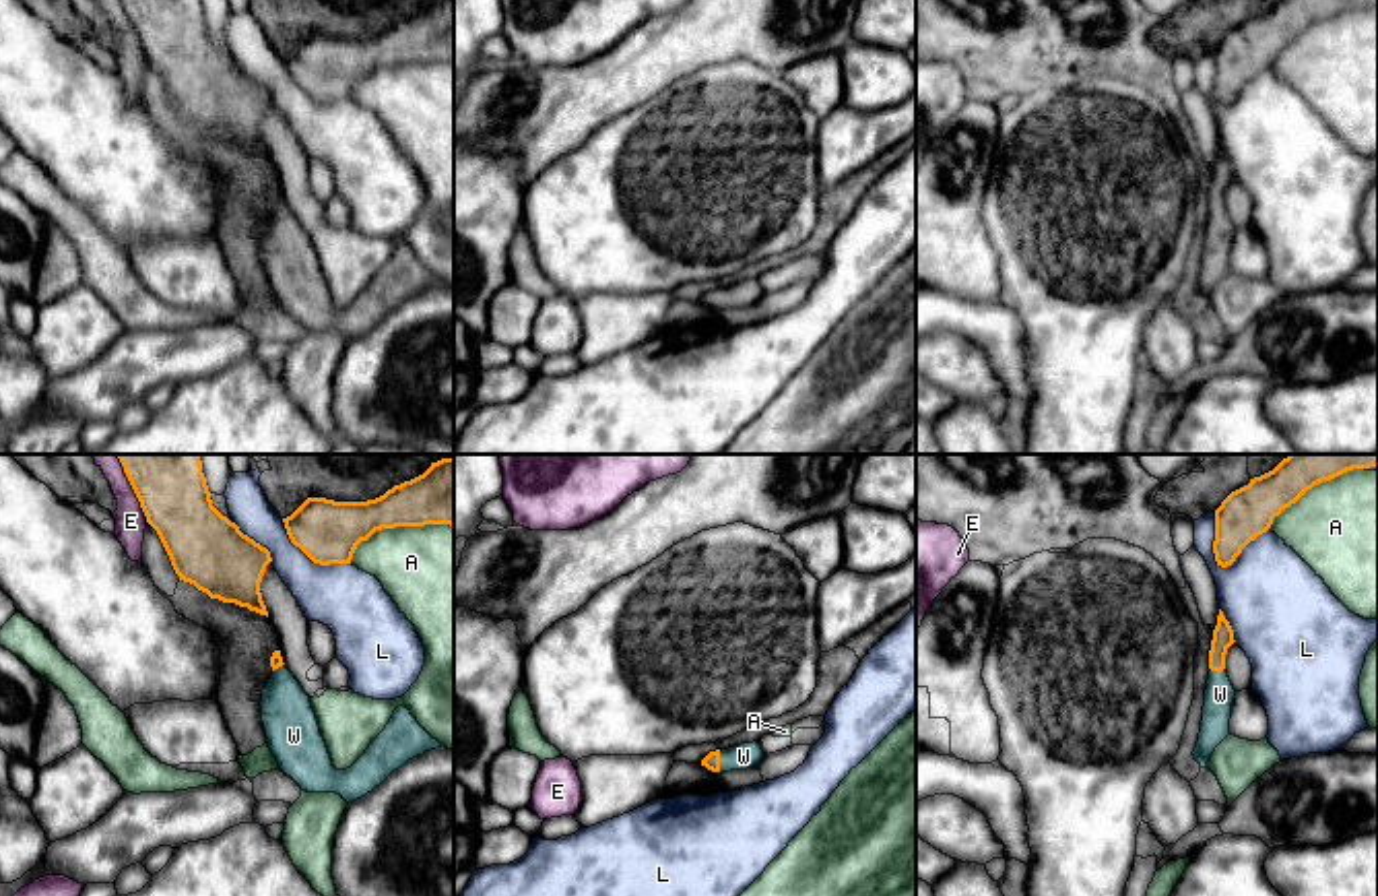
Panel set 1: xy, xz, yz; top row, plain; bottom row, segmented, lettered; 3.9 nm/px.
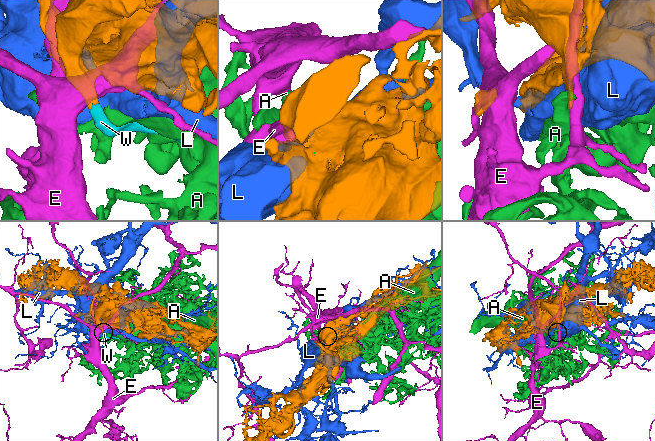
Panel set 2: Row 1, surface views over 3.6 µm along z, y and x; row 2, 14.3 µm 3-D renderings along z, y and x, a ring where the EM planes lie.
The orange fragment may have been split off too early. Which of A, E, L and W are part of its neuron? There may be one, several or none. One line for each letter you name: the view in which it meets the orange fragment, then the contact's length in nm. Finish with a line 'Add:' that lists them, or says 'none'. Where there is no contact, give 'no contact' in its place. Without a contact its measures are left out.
W: xz | 90 nm
Add: W

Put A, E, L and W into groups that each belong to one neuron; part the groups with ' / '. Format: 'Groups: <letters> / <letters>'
Groups: A / E / L / W

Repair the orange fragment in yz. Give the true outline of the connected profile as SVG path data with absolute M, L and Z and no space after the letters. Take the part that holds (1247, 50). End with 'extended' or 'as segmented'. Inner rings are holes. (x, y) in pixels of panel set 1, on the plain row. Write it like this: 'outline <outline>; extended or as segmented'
outline M1279 0L1273 8L1250 17L1215 47L1217 103L1232 103L1250 78L1271 66L1275 54L1314 23L1370 4L1378 4L1378 0Z; as segmented

